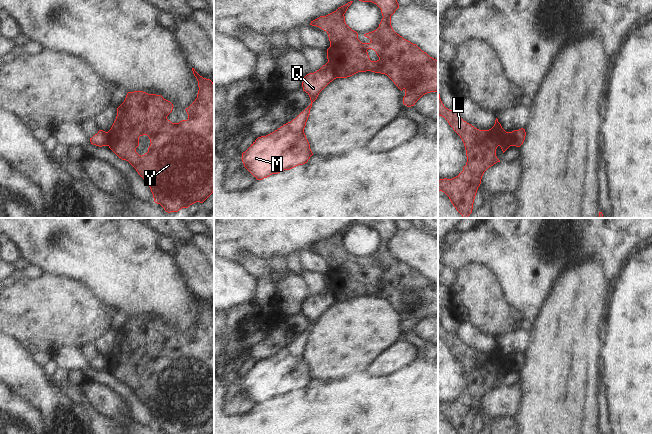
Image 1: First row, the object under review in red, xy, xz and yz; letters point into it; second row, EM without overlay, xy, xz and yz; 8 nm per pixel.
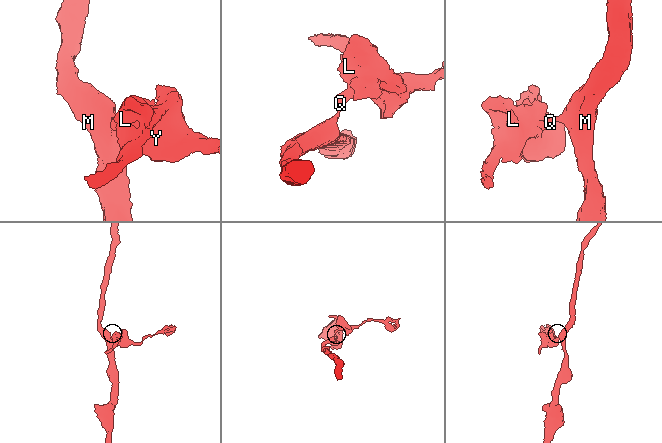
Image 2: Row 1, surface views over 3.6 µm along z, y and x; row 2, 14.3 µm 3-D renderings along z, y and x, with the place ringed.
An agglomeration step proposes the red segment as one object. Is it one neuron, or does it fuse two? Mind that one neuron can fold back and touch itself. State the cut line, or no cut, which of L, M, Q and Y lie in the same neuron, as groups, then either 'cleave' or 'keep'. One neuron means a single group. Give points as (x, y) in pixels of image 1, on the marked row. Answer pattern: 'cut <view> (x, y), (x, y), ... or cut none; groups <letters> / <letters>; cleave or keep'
cut yz (516, 130), (508, 137), (509, 145); groups L Y / M Q; cleave

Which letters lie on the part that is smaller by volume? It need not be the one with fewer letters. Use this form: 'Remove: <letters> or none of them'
Remove: L, Y

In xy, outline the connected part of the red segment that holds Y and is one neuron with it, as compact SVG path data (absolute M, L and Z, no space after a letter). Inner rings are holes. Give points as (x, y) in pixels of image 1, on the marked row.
M192 68L192 71L198 81L199 90L195 101L185 109L188 114L187 120L182 120L179 123L172 123L167 119L167 116L172 112L174 107L170 101L164 99L161 95L148 94L143 91L134 91L128 92L124 102L117 108L116 119L111 129L107 132L109 136L109 148L119 158L128 161L136 169L138 174L145 180L146 184L149 185L153 194L154 202L160 204L168 213L178 212L182 208L188 208L196 202L203 203L214 192L214 83L210 79L200 76L194 68ZM143 135L149 137L151 144L148 148L148 152L141 156L136 152L136 148L139 146L139 137Z

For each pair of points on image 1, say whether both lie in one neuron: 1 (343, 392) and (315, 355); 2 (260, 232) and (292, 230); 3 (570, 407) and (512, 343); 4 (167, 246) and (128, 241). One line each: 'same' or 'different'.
1: different
2: same
3: different
4: different

